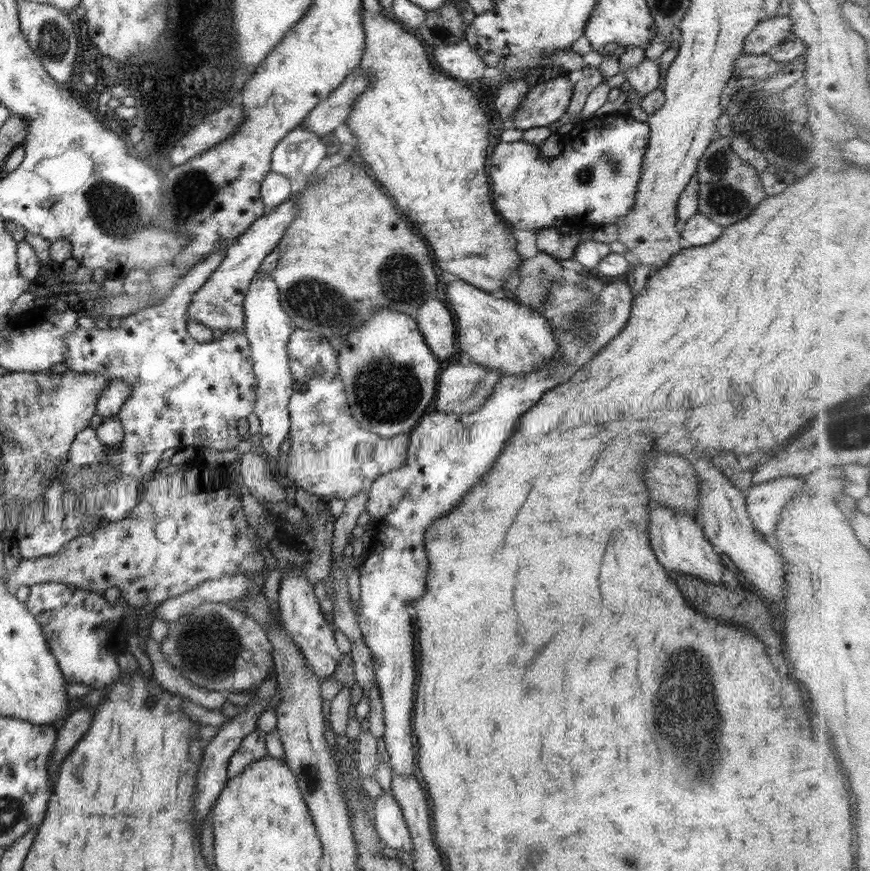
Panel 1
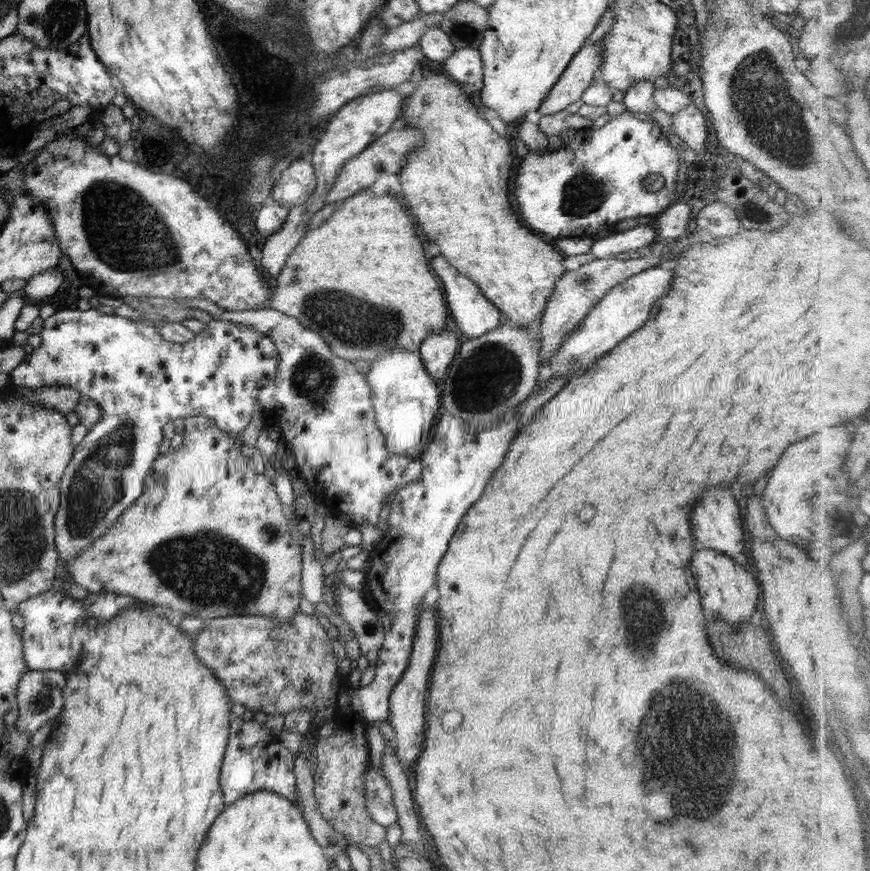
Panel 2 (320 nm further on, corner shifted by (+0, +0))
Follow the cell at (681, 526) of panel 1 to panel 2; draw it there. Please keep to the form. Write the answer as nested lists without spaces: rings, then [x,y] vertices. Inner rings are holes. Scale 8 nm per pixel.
[[[696,546],[695,553],[690,559],[690,572],[696,579],[699,594],[702,594],[703,610],[717,618],[724,620],[728,625],[740,625],[750,620],[754,612],[758,598],[761,595],[759,582],[753,574],[753,569],[742,567],[725,553],[716,552],[709,548]]]

